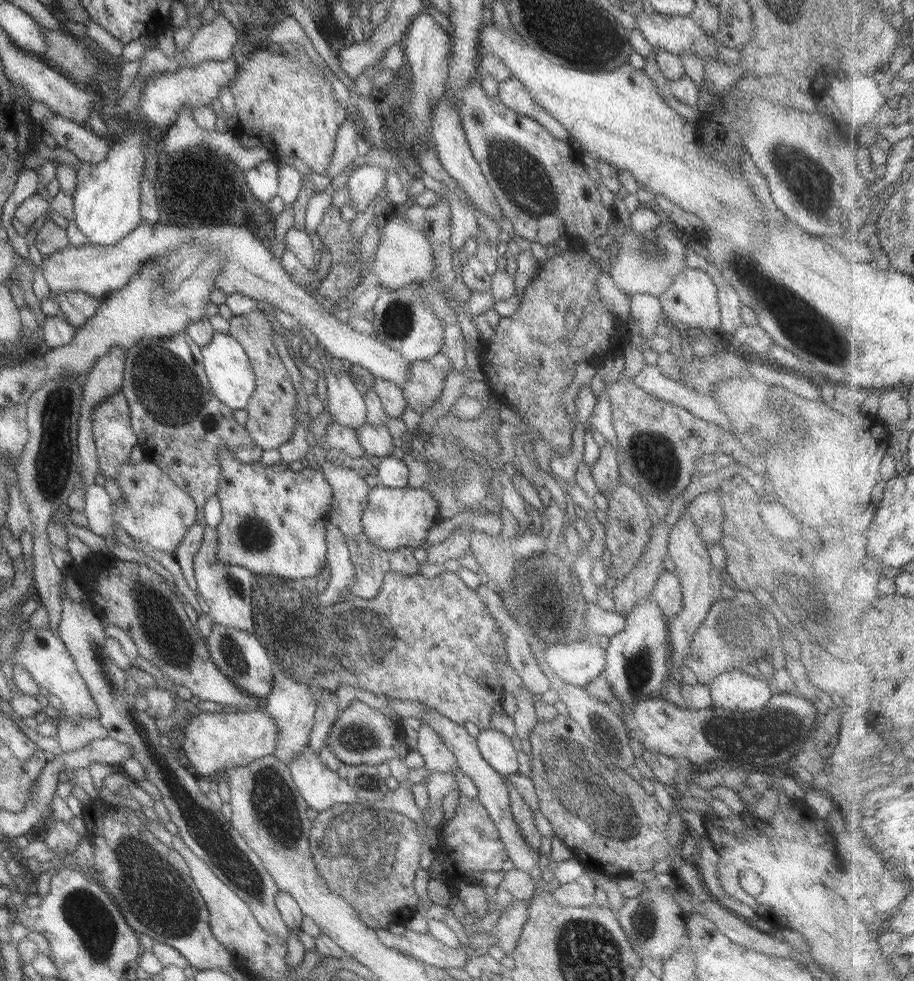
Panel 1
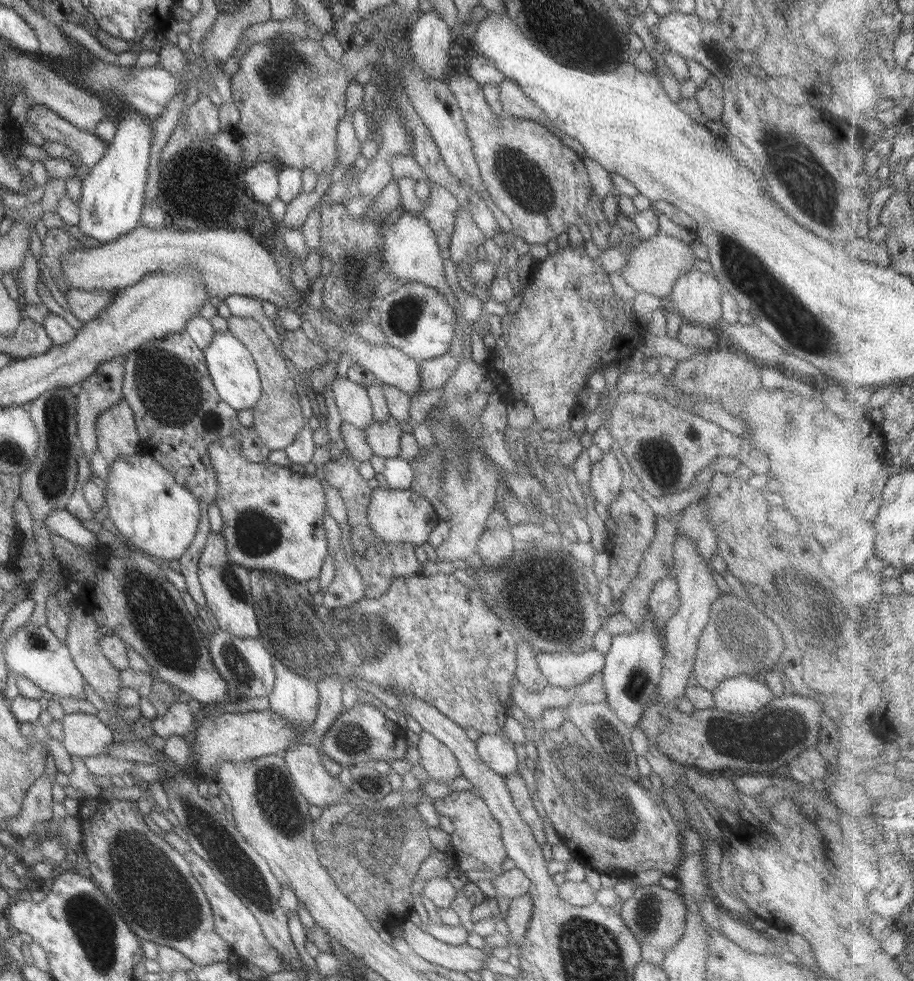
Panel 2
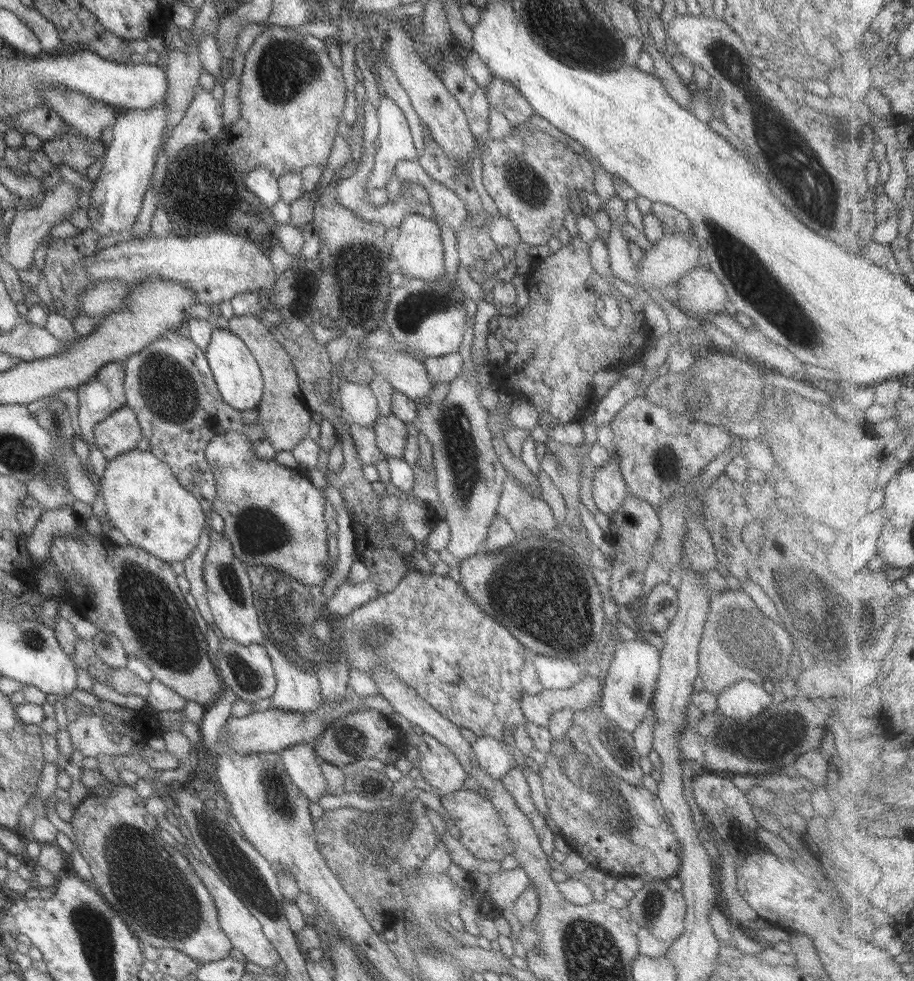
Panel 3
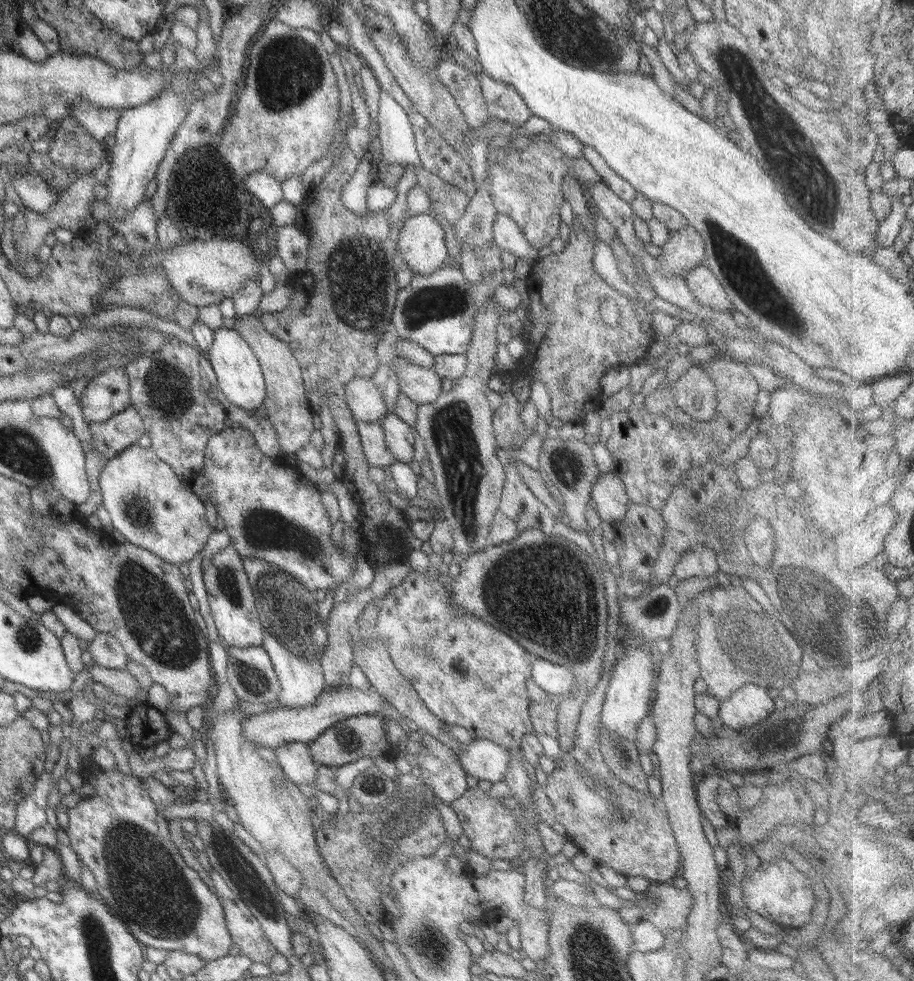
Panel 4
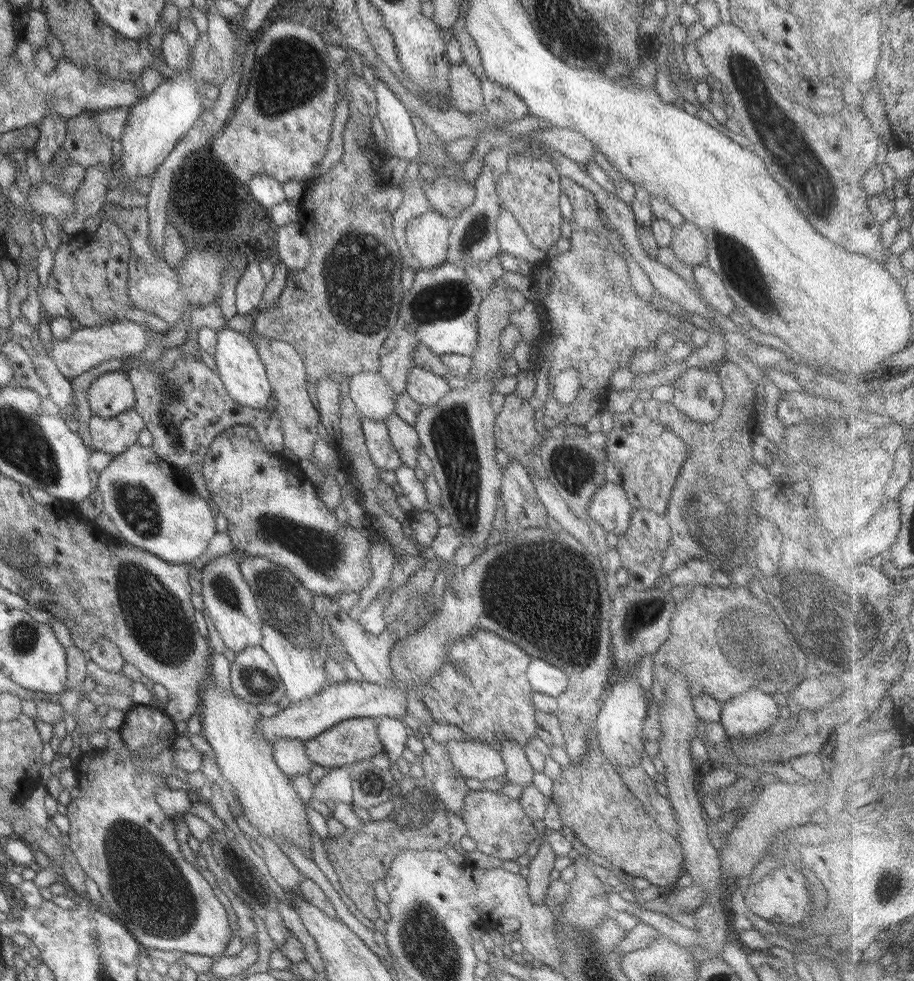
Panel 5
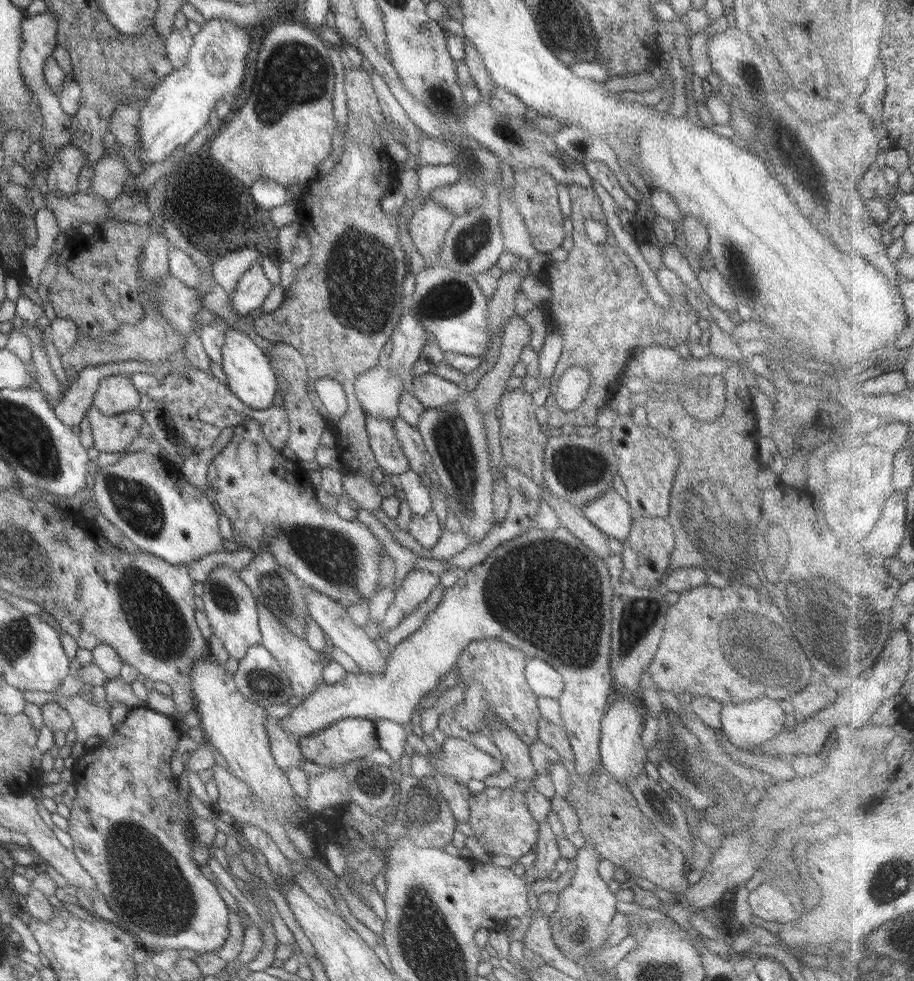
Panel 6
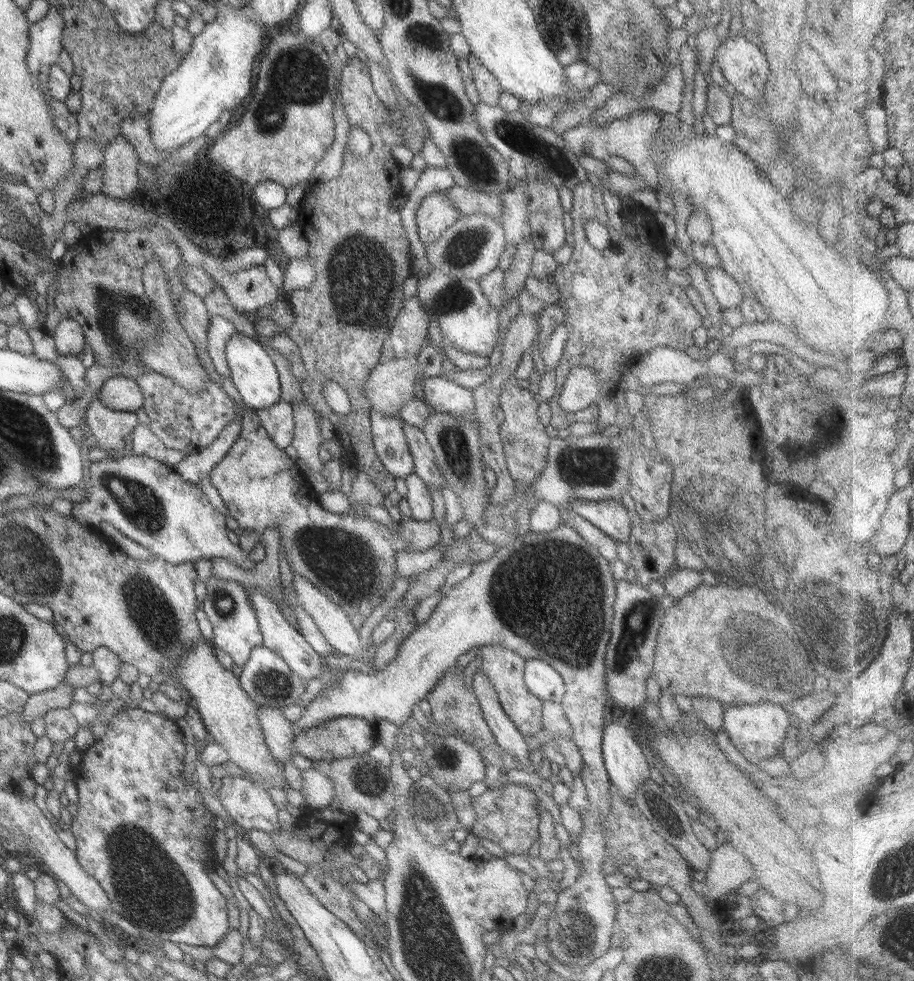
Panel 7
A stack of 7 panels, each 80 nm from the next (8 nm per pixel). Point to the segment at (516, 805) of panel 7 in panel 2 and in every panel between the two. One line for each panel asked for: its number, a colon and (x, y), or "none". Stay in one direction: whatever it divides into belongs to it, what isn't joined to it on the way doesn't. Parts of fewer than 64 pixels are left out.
2: (475, 832)
3: (482, 832)
4: (490, 828)
5: (495, 822)
6: (501, 824)

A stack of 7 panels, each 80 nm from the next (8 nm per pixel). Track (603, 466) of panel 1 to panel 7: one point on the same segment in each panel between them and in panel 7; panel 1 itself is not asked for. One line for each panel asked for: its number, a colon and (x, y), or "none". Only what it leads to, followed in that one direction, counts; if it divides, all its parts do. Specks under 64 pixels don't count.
2: (606, 479)
3: (608, 490)
4: (608, 499)
5: (608, 507)
6: (609, 513)
7: (609, 516)

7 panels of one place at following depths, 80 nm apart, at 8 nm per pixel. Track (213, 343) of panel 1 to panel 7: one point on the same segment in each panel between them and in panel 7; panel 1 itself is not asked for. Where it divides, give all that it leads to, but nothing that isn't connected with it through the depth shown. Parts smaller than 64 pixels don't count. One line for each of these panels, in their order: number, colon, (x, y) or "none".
2: (231, 369)
3: (237, 378)
4: (238, 376)
5: (242, 374)
6: (249, 377)
7: (252, 372)

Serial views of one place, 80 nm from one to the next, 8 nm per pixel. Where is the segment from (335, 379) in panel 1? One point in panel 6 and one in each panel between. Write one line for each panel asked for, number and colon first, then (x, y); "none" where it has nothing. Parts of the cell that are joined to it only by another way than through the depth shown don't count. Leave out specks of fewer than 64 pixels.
2: (350, 399)
3: (357, 406)
4: (362, 398)
5: (372, 397)
6: (377, 392)

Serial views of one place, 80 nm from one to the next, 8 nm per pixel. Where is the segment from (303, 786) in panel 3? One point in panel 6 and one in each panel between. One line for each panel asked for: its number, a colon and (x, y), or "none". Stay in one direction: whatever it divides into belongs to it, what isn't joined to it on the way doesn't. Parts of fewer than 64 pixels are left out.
4: (293, 758)
5: (289, 755)
6: (284, 747)

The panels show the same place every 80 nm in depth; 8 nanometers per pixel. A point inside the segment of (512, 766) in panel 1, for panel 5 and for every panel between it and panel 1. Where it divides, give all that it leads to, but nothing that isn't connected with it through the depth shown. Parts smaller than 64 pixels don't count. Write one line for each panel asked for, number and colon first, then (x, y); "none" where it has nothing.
2: (495, 750)
3: (495, 758)
4: (481, 759)
5: (471, 759)

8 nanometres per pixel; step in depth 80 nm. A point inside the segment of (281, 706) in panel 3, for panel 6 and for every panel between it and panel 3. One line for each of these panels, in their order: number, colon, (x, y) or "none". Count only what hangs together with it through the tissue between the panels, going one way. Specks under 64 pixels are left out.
4: (300, 679)
5: (301, 670)
6: (303, 666)

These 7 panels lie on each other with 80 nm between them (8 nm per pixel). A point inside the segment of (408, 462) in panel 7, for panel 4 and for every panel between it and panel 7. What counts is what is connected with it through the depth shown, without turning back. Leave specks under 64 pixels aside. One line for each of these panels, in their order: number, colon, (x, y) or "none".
4: (372, 440)
5: (376, 438)
6: (387, 453)

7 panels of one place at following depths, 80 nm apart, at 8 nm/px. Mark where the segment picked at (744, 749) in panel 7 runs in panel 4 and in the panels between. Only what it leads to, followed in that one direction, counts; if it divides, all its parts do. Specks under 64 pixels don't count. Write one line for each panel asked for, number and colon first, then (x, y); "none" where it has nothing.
4: (748, 705)
5: (752, 712)
6: (746, 725)

